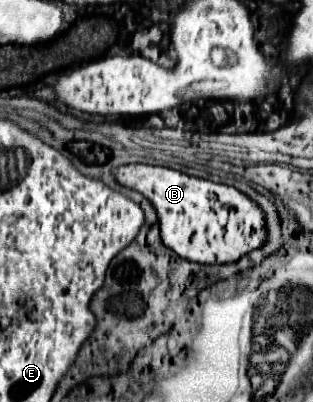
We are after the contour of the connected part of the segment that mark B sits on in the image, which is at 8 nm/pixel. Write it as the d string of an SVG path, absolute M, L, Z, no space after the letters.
M126 164L112 174L120 186L140 192L156 208L162 242L184 260L230 264L250 250L260 248L266 240L262 210L232 186L148 164Z

